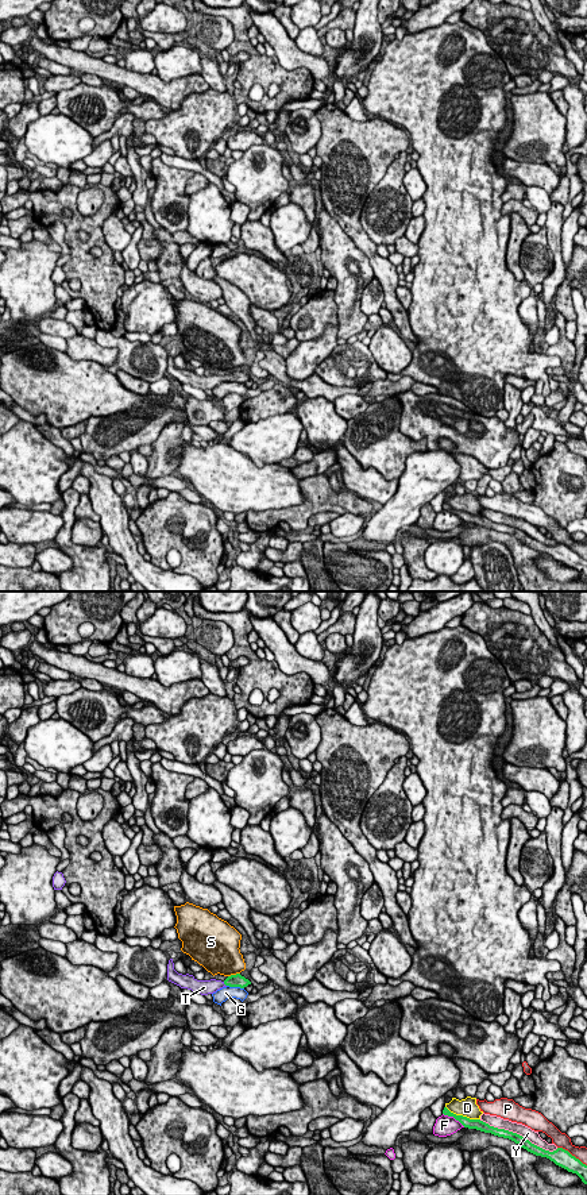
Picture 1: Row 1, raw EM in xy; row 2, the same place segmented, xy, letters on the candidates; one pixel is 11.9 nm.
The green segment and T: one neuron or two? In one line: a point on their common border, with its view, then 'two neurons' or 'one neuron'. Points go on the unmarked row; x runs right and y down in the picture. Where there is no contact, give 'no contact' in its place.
xy (224, 378) | one neuron

